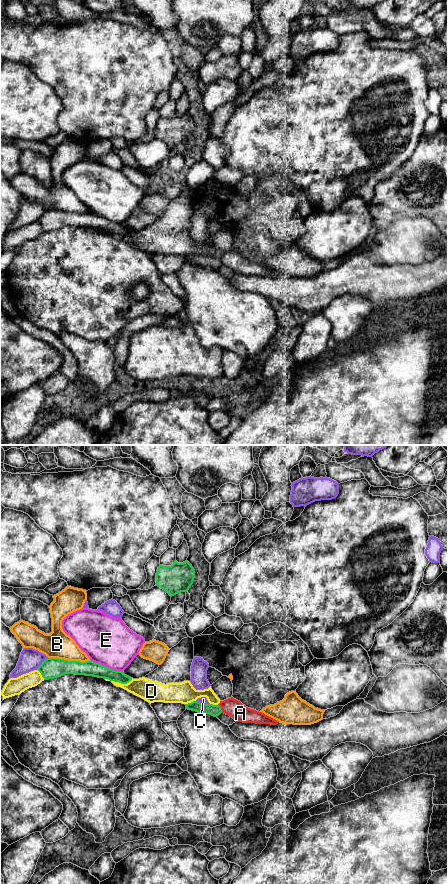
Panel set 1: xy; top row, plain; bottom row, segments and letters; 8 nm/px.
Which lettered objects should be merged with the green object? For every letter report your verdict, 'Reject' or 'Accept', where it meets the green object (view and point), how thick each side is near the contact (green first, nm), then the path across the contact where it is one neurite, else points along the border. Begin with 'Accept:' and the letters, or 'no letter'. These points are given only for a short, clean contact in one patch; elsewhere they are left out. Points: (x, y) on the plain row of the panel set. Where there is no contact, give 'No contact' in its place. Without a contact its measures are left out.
Accept: no letter
A: Reject. Touches green at xy (220, 260). Thickness 100 nm (green) against 140 nm. Boundary: xy (218, 256), (222, 264)
B: Reject. Touches green at xy (69, 213). Thickness 170 nm (green) against 220 nm
C: Reject. Touches green at xy (203, 255). Thickness 100 nm (green) against 50 nm
D: Reject. Touches green at xy (119, 234). Thickness 110 nm (green) against 170 nm
E: Reject. Touches green at xy (107, 219). Thickness 130 nm (green) against 380 nm

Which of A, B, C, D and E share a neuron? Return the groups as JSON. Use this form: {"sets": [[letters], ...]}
{"sets": [["A", "D"], ["B"], ["C"], ["E"]]}

